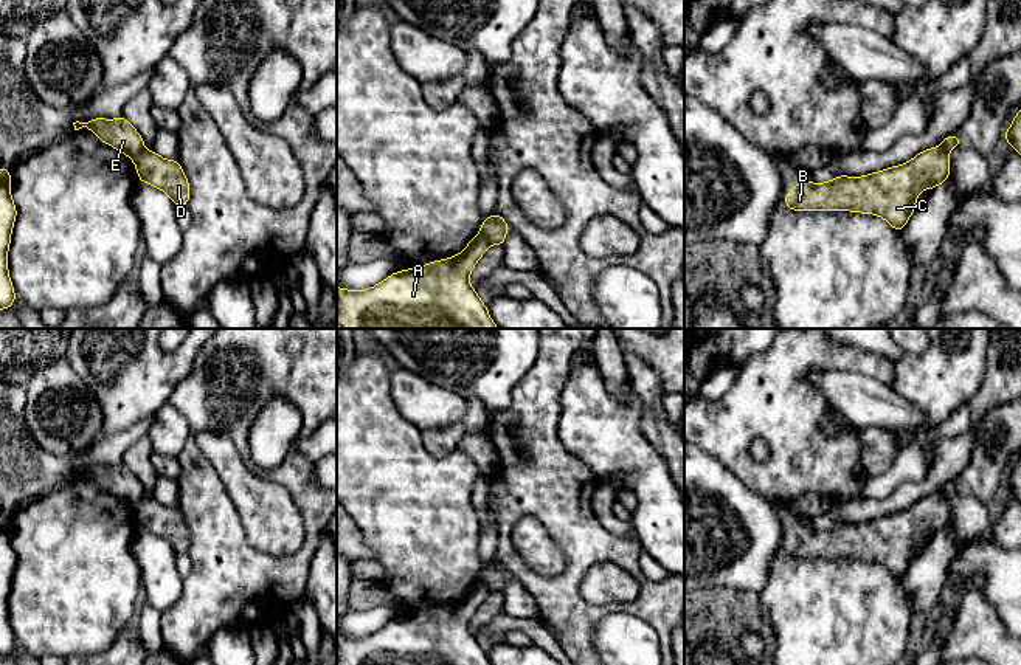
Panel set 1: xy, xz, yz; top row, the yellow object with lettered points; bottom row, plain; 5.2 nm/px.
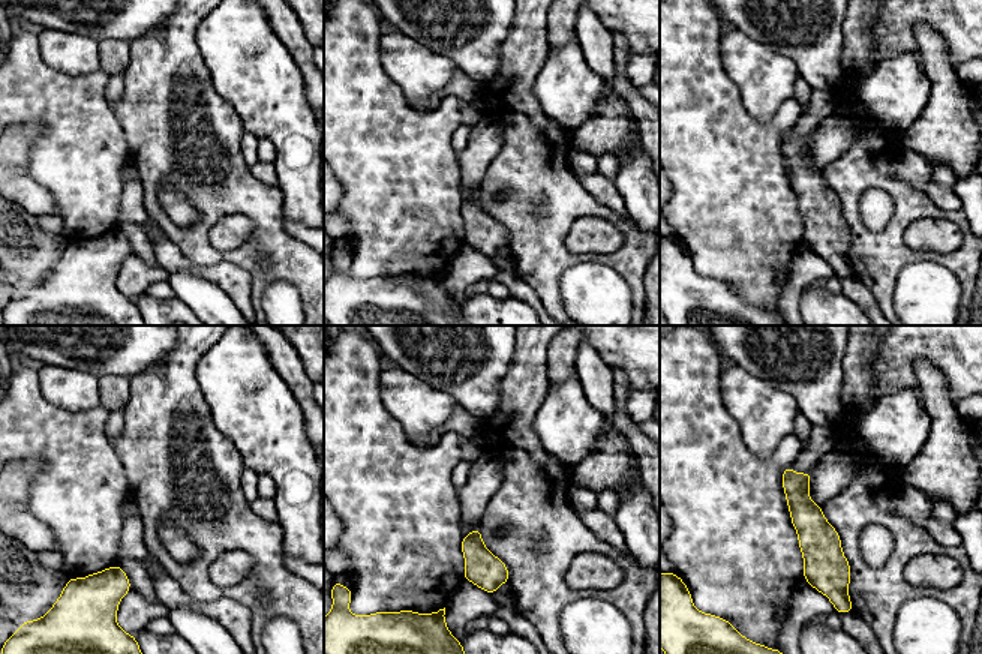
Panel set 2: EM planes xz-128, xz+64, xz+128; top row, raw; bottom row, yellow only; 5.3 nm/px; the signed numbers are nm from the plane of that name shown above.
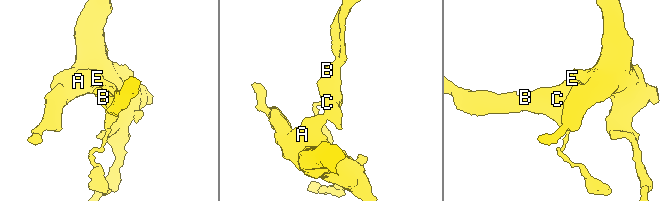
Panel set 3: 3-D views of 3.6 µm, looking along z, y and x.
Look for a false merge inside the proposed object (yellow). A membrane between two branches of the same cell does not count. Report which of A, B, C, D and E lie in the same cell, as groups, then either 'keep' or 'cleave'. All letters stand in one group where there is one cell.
groups A E / B C D; cleave

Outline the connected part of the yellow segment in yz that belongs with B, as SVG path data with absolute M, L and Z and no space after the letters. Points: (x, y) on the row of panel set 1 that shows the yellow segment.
M939 146L909 161L863 177L836 175L825 183L801 178L785 194L791 211L850 211L884 219L898 234L911 219L923 189L950 180L950 155Z

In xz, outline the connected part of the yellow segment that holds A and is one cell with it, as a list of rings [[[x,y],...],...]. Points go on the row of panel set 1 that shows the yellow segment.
[[[478,233],[452,257],[394,271],[366,290],[337,287],[341,329],[500,329],[469,277],[489,248]]]

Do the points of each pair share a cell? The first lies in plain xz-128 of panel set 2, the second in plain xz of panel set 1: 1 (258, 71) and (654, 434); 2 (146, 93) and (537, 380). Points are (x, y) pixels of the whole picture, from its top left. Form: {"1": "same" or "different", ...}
{"1": "different", "2": "same"}

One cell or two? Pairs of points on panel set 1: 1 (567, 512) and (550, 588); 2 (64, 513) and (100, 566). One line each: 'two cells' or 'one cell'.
1: one cell
2: one cell

